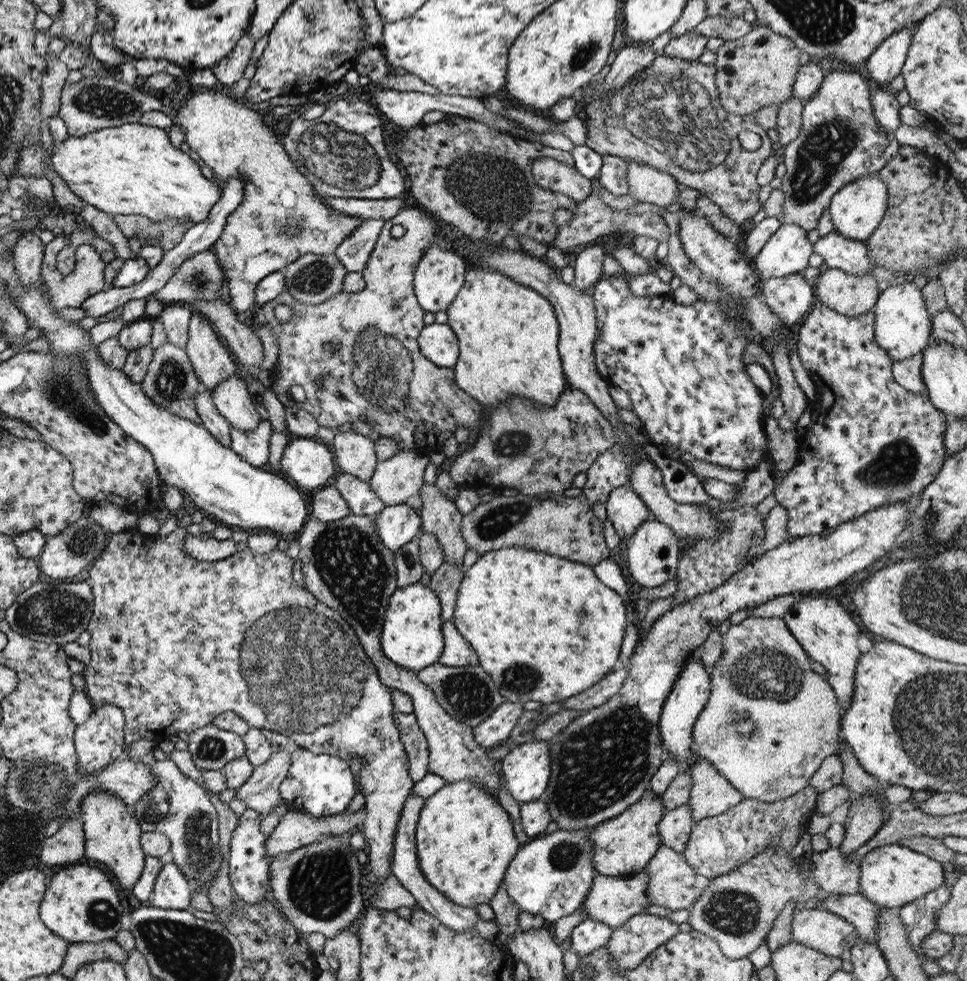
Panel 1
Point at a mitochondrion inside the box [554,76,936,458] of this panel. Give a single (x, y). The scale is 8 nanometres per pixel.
(830, 142)

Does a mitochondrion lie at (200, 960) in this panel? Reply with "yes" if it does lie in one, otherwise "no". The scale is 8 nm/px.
yes

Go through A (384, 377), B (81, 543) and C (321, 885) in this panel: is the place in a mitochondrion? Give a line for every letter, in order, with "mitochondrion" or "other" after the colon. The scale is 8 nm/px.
A: mitochondrion
B: mitochondrion
C: mitochondrion

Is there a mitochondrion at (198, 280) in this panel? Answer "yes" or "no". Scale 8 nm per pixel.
yes

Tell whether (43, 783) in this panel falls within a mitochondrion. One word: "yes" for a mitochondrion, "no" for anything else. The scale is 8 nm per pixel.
yes

